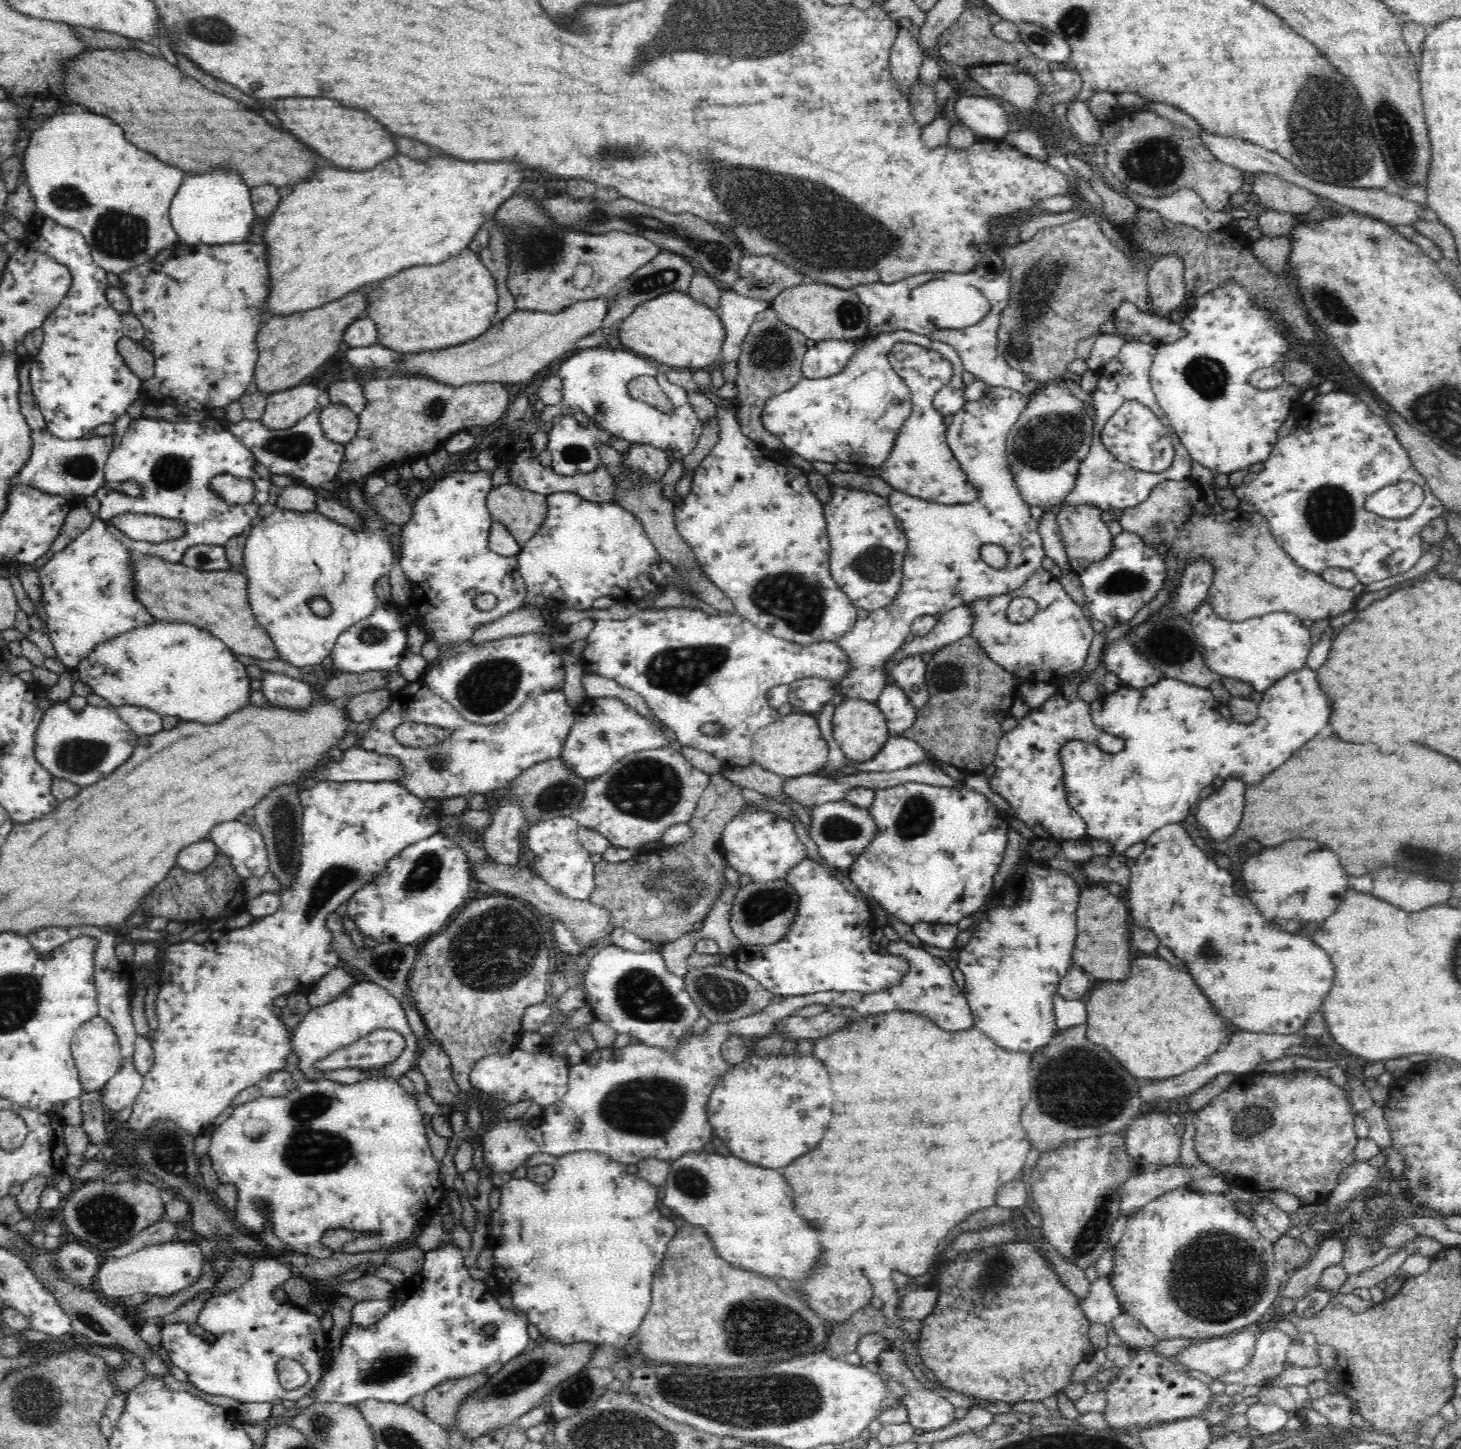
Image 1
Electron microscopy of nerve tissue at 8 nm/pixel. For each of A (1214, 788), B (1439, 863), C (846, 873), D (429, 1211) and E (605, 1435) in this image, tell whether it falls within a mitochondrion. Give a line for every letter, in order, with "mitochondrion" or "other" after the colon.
A: other
B: mitochondrion
C: other
D: other
E: mitochondrion

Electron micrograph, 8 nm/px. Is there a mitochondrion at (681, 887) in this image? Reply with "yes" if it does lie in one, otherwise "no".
yes

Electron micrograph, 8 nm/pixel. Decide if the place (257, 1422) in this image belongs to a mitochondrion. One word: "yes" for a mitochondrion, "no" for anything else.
no

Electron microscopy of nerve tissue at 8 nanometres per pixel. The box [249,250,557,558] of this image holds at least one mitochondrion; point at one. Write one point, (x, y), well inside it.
(297, 444)

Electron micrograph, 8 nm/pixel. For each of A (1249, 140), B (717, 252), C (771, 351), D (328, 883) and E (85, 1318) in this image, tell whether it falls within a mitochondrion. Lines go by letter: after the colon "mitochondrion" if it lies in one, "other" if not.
A: other
B: mitochondrion
C: mitochondrion
D: mitochondrion
E: mitochondrion

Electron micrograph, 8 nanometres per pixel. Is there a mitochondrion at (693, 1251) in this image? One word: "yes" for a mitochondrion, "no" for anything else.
no

